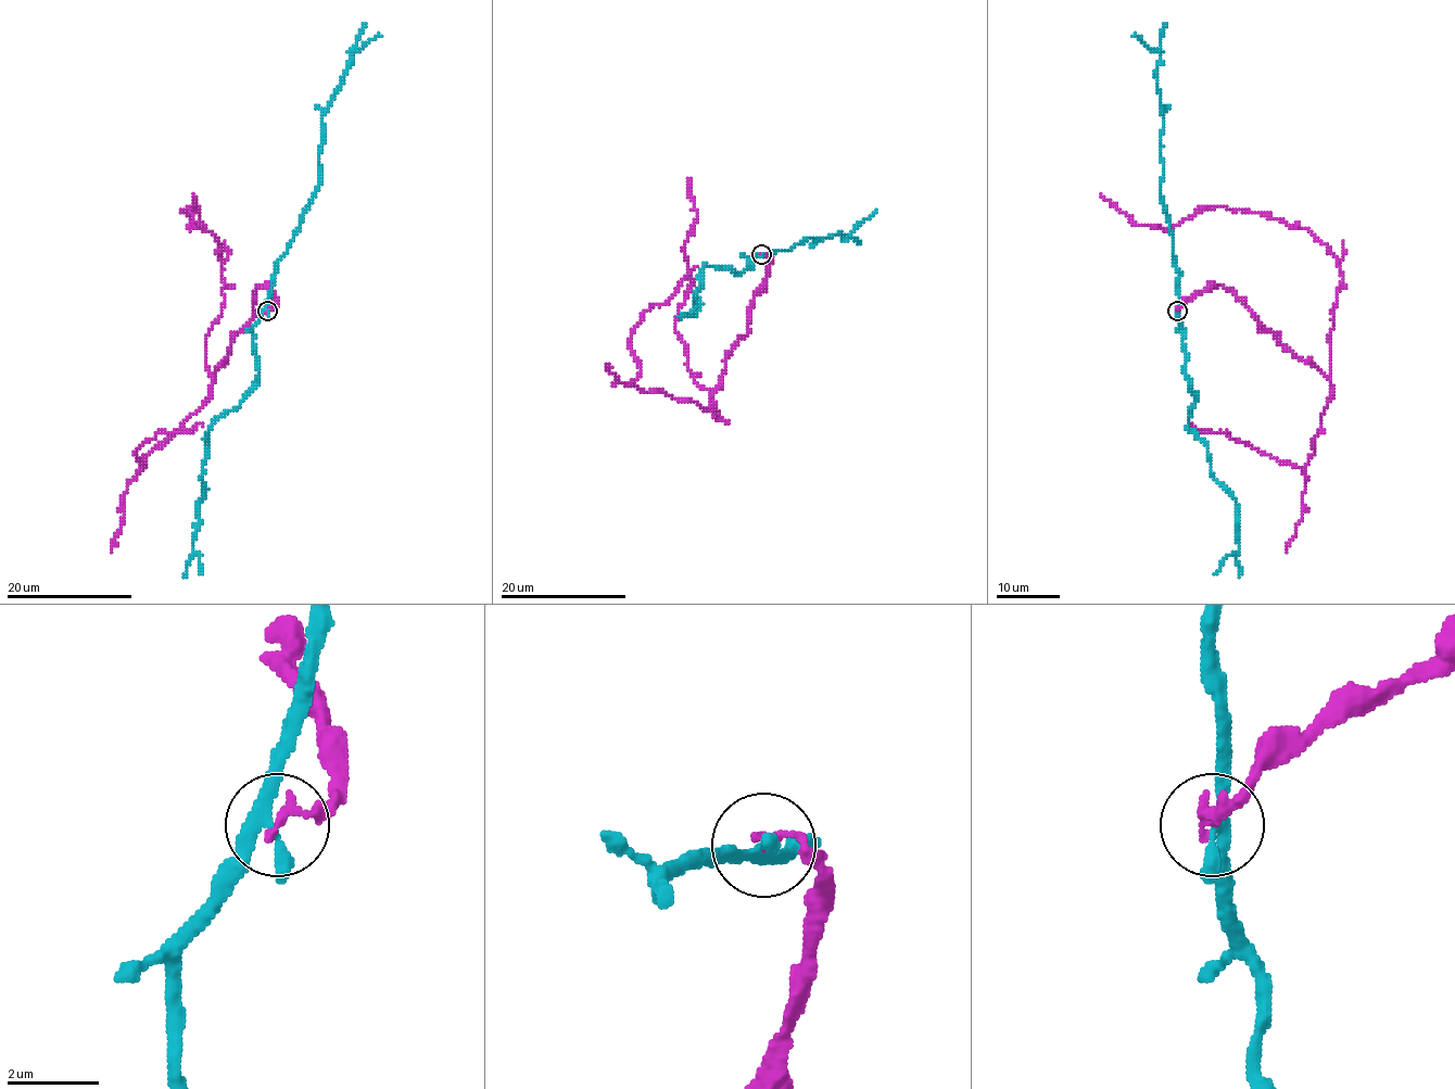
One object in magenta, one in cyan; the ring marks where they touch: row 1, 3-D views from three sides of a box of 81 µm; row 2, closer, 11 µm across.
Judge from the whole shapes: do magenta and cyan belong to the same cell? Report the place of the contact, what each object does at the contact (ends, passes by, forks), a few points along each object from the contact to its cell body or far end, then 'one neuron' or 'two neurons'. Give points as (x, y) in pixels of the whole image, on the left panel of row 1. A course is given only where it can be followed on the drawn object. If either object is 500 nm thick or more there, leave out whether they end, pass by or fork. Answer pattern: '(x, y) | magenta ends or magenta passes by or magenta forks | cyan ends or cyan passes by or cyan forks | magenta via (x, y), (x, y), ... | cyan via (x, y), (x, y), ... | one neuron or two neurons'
(267, 311) | magenta ends | cyan passes by | magenta via (267, 311), (258, 286), (213, 377), (220, 244), (179, 212), (201, 226), (192, 192) | cyan via (267, 311), (276, 263), (316, 191), (323, 112), (350, 58), (381, 35) | two neurons

